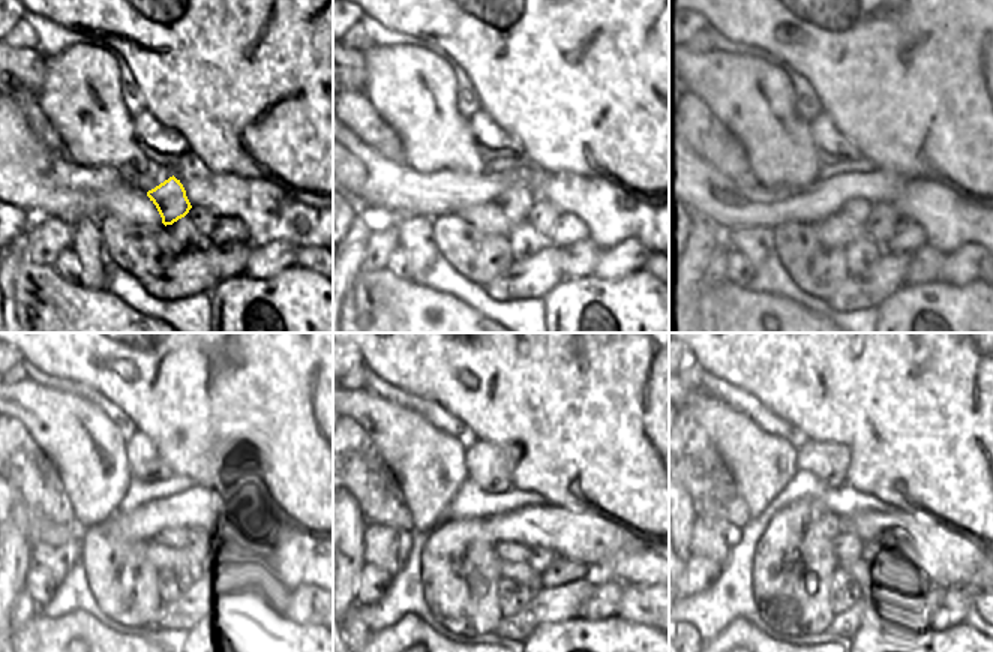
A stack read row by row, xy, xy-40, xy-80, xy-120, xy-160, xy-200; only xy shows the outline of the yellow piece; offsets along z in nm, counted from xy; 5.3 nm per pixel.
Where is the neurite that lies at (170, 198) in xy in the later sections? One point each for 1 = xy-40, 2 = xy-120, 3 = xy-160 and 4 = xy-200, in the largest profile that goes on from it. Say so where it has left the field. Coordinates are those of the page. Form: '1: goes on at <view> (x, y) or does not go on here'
1: goes on at xy-40 (516, 203)
2: goes on at xy-120 (173, 538)
3: goes on at xy-160 (510, 552)
4: goes on at xy-200 (849, 549)

